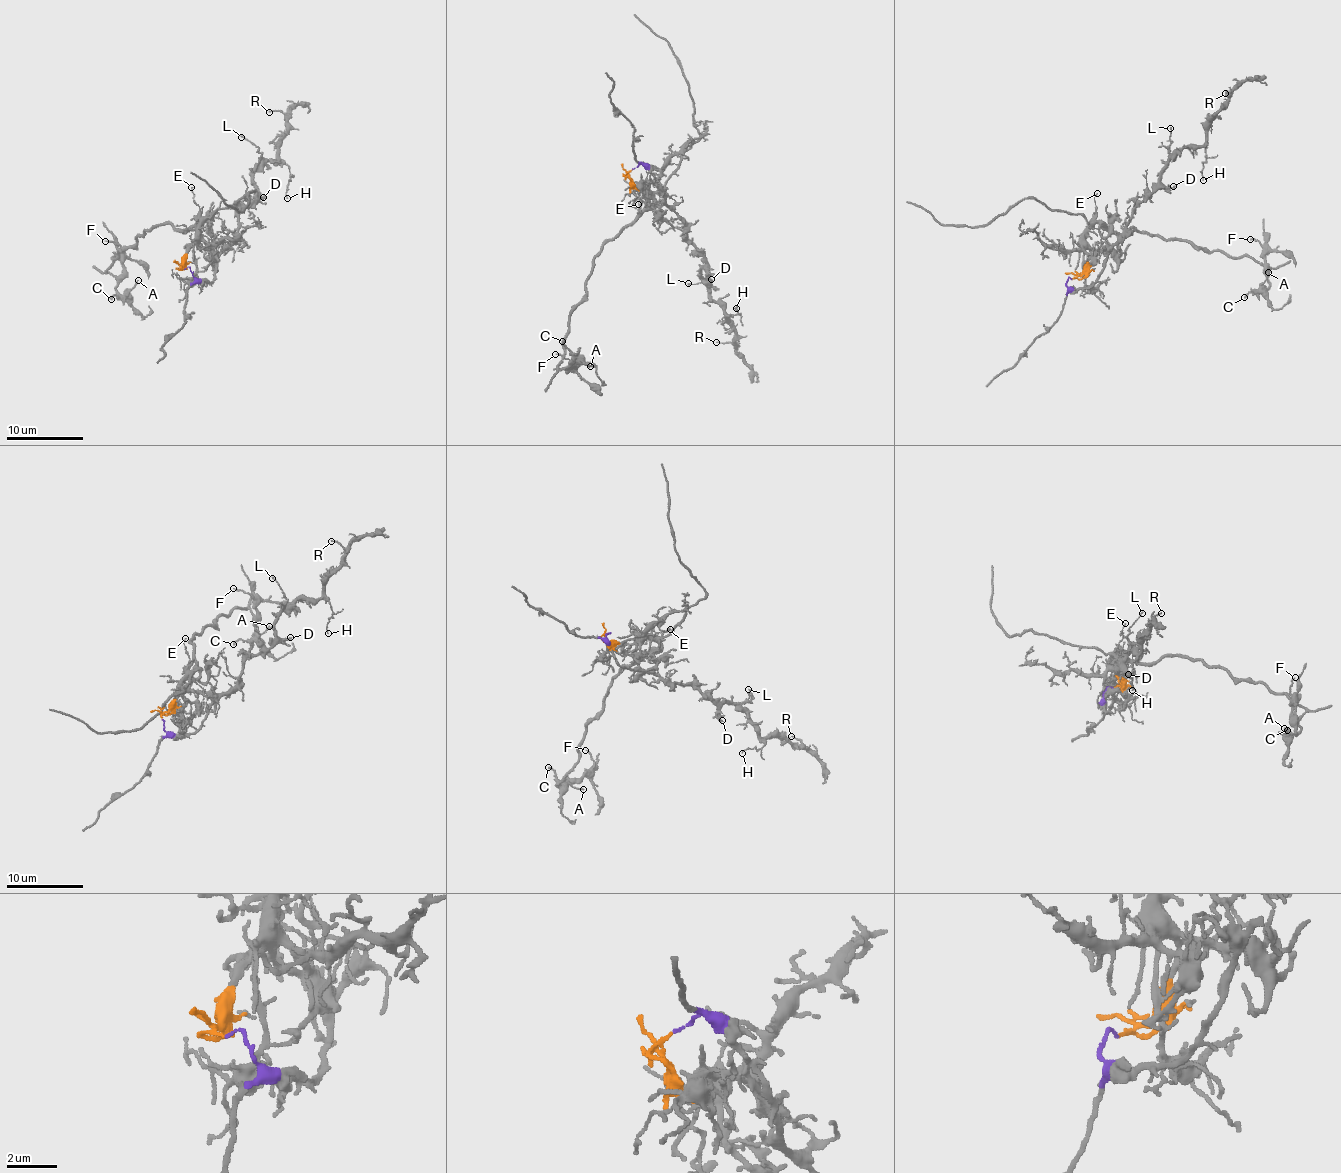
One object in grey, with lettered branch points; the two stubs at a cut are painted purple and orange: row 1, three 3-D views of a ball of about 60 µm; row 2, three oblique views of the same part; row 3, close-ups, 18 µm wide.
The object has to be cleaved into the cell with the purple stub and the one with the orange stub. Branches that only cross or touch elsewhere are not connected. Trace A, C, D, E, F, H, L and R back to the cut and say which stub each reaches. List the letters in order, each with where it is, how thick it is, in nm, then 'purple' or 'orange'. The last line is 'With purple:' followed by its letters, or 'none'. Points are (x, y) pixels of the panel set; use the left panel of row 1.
A: (138, 280) | 150 nm | orange
C: (111, 299) | 180 nm | orange
D: (263, 197) | 200 nm | purple
E: (191, 187) | 90 nm | orange
F: (105, 241) | 150 nm | orange
H: (287, 198) | 80 nm | purple
L: (241, 137) | 110 nm | purple
R: (269, 112) | 100 nm | purple
With purple: D, H, L, R

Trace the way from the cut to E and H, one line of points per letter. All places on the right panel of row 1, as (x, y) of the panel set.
E: (1072, 278), (1078, 276), (1090, 254), (1086, 242), (1097, 193)
H: (1070, 278), (1067, 284), (1074, 289), (1094, 284), (1131, 212), (1179, 150), (1205, 145), (1203, 179)

